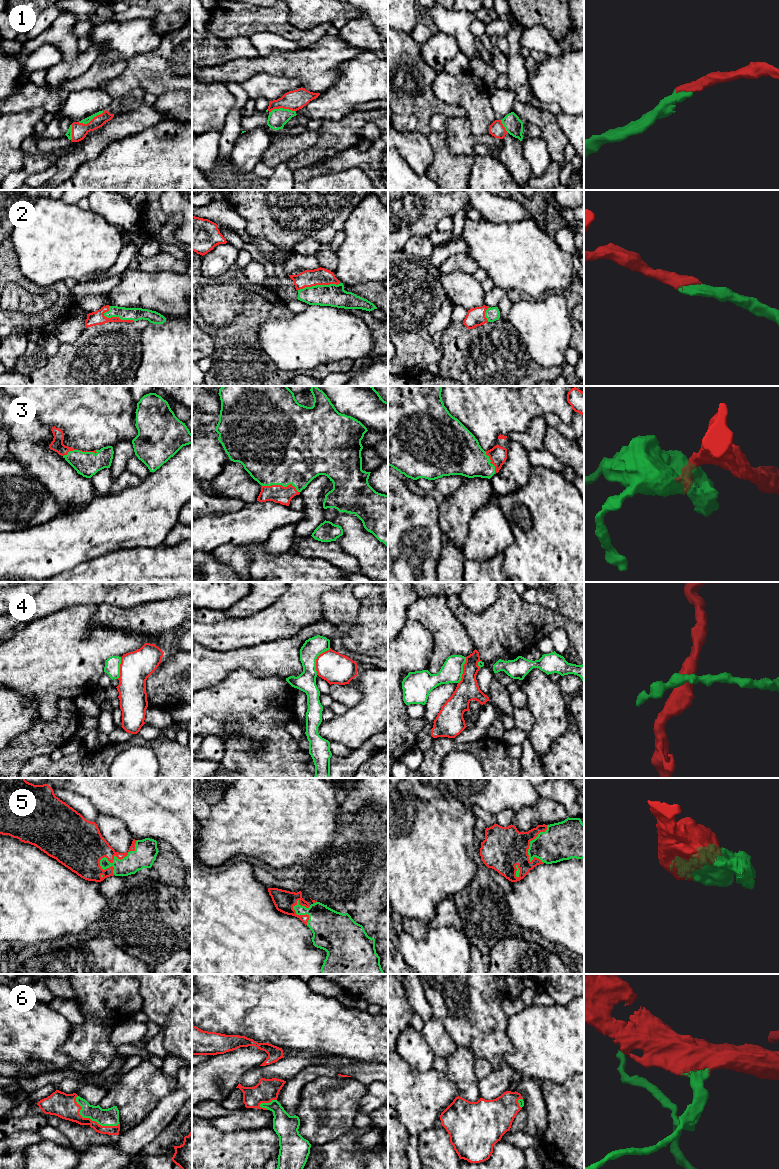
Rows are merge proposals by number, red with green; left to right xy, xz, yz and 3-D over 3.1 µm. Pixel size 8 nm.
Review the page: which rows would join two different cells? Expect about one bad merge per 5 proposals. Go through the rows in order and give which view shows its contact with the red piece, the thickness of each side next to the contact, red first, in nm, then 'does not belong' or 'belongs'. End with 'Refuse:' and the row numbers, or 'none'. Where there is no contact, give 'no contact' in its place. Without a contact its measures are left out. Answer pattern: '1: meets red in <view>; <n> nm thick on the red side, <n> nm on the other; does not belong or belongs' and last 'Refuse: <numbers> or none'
1: meets red in xz; 160 nm thick on the red side, 150 nm on the other; belongs
2: meets red in xz; 140 nm thick on the red side, 180 nm on the other; belongs
3: meets red in xz; 140 nm thick on the red side, 500 nm on the other; belongs
4: meets red in xz; 240 nm thick on the red side, 160 nm on the other; belongs
5: meets red in xy; 280 nm thick on the red side, 180 nm on the other; belongs
6: meets red in xy; 200 nm thick on the red side, 140 nm on the other; belongs
Refuse: none

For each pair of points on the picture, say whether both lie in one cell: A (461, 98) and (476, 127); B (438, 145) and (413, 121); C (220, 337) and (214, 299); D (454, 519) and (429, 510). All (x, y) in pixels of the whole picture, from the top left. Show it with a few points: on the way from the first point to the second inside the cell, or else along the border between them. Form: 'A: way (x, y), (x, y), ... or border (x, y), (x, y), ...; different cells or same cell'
A: way (468, 105), (476, 113), (476, 120); same cell
B: border (432, 130), (427, 136); different cells
C: border (238, 315), (221, 327), (211, 327), (202, 319); different cells
D: border (438, 505), (438, 525), (444, 536); different cells

